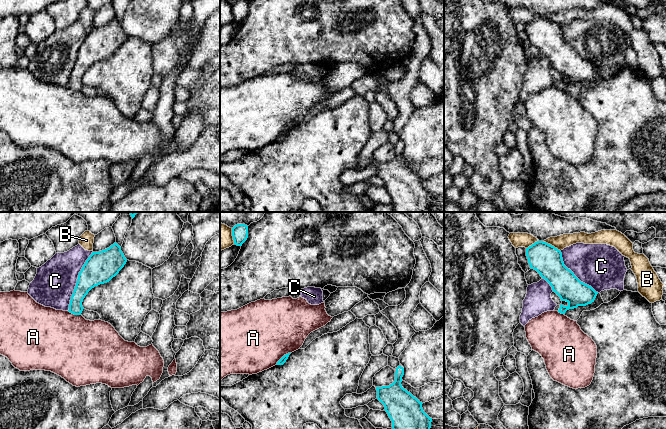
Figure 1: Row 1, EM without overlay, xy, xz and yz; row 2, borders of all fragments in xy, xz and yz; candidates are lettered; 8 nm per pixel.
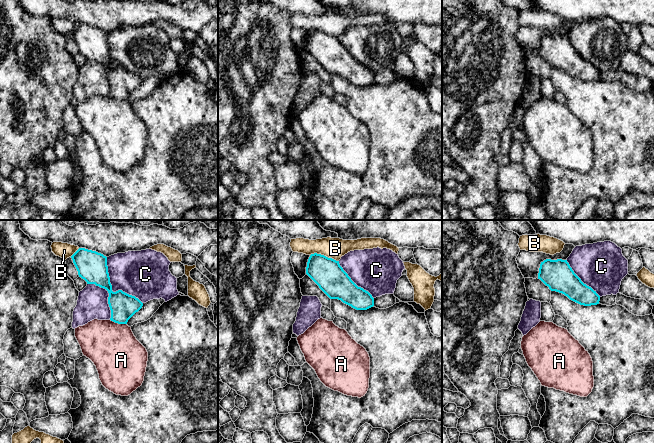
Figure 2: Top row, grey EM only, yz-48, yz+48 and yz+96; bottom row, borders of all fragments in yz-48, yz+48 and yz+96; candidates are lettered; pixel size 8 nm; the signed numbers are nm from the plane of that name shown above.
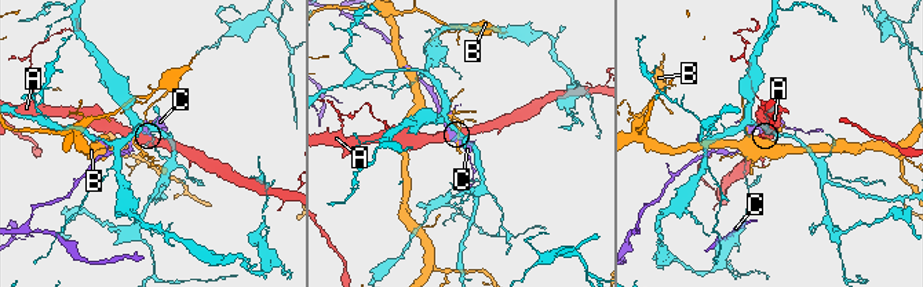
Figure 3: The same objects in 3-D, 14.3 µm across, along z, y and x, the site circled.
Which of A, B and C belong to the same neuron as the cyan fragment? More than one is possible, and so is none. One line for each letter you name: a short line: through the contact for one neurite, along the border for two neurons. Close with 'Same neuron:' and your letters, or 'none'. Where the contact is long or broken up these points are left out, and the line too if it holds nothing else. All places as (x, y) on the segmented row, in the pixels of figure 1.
Same neuron: none

